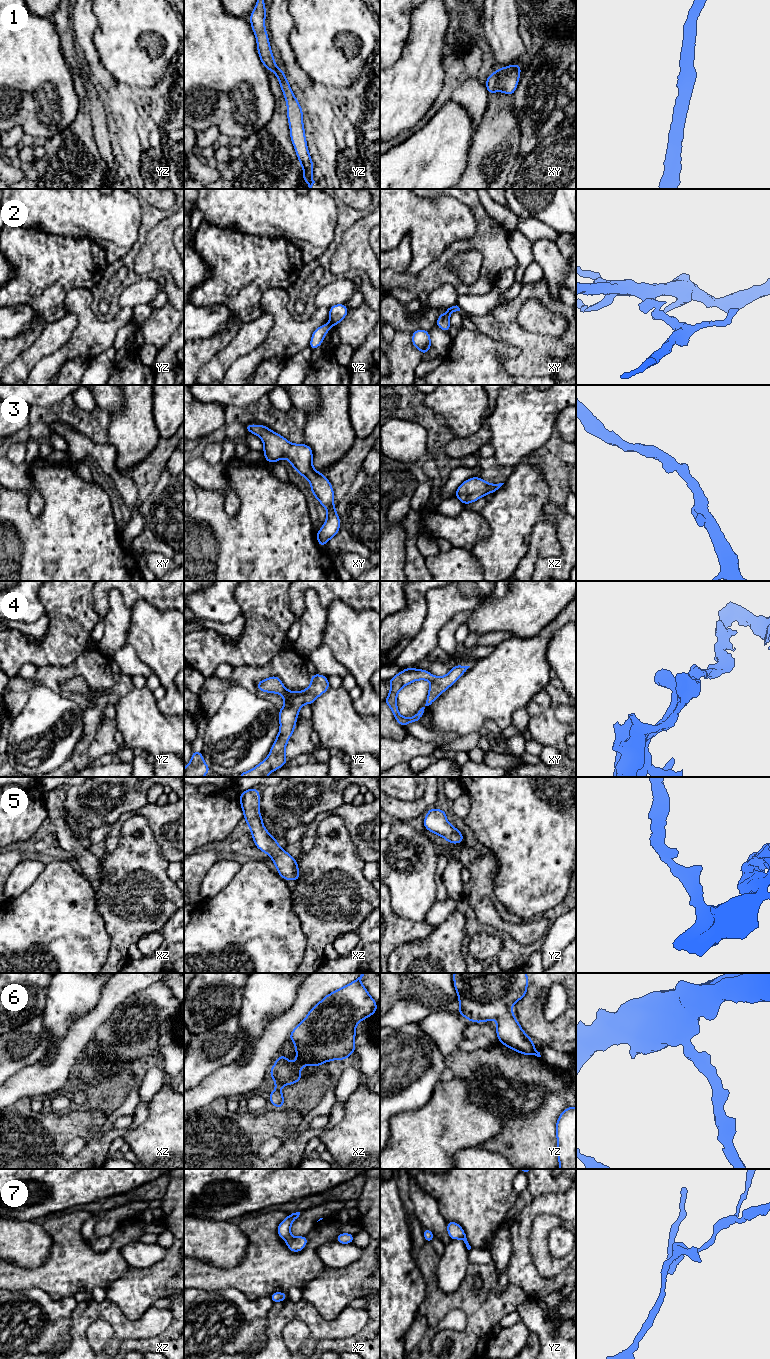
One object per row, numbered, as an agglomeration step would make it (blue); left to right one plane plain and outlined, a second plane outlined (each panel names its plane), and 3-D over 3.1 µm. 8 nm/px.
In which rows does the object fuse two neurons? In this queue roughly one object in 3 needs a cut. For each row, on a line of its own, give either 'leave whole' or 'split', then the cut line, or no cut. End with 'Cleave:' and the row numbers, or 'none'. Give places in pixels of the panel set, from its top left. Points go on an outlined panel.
1: leave whole; cut none
2: leave whole; cut none
3: leave whole; cut none
4: leave whole; cut none
5: leave whole; cut none
6: leave whole; cut none
7: leave whole; cut none
Cleave: none

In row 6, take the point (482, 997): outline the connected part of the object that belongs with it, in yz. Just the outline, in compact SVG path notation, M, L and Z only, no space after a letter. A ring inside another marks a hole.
M454 973L453 980L460 1004L457 1014L476 1023L496 1019L499 1042L518 1053L541 1057L532 1039L523 1031L512 1011L513 1004L527 993L527 973Z

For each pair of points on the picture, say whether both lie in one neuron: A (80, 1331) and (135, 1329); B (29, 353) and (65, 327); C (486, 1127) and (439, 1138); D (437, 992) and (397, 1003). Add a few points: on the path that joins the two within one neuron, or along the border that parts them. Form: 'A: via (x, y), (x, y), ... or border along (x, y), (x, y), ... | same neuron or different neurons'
A: via (91, 1317), (95, 1313), (111, 1313), (121, 1323) | same neuron
B: via (38, 350), (56, 334) | same neuron
C: via (474, 1127), (451, 1127) | same neuron
D: via (427, 992), (409, 992), (407, 994) | same neuron

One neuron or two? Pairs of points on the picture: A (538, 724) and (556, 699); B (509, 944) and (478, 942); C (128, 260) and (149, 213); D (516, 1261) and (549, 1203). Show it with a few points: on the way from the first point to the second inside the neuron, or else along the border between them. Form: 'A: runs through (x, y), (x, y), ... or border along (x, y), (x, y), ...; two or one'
A: runs through (544, 718), (554, 705); one
B: border along (482, 931), (502, 940), (500, 952), (487, 961); two
C: runs through (135, 248), (139, 244), (147, 225); one
D: runs through (520, 1245), (522, 1223), (533, 1212); one

